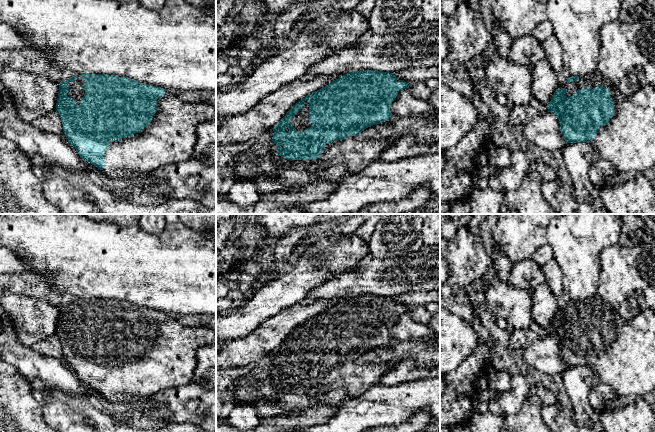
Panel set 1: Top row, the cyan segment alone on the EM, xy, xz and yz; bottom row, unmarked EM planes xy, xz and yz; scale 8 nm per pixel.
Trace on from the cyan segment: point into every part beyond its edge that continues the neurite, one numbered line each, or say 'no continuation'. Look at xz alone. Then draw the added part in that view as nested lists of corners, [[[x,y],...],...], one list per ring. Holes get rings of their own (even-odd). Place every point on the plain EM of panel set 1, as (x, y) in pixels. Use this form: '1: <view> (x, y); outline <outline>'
1: xz (354, 377); outline [[[347,360],[344,364],[334,364],[325,369],[325,374],[316,384],[287,384],[277,379],[277,369],[270,367],[271,382],[284,393],[298,395],[324,394],[334,389],[344,388],[350,397],[361,395],[370,385],[379,383],[398,364],[359,363]]]

